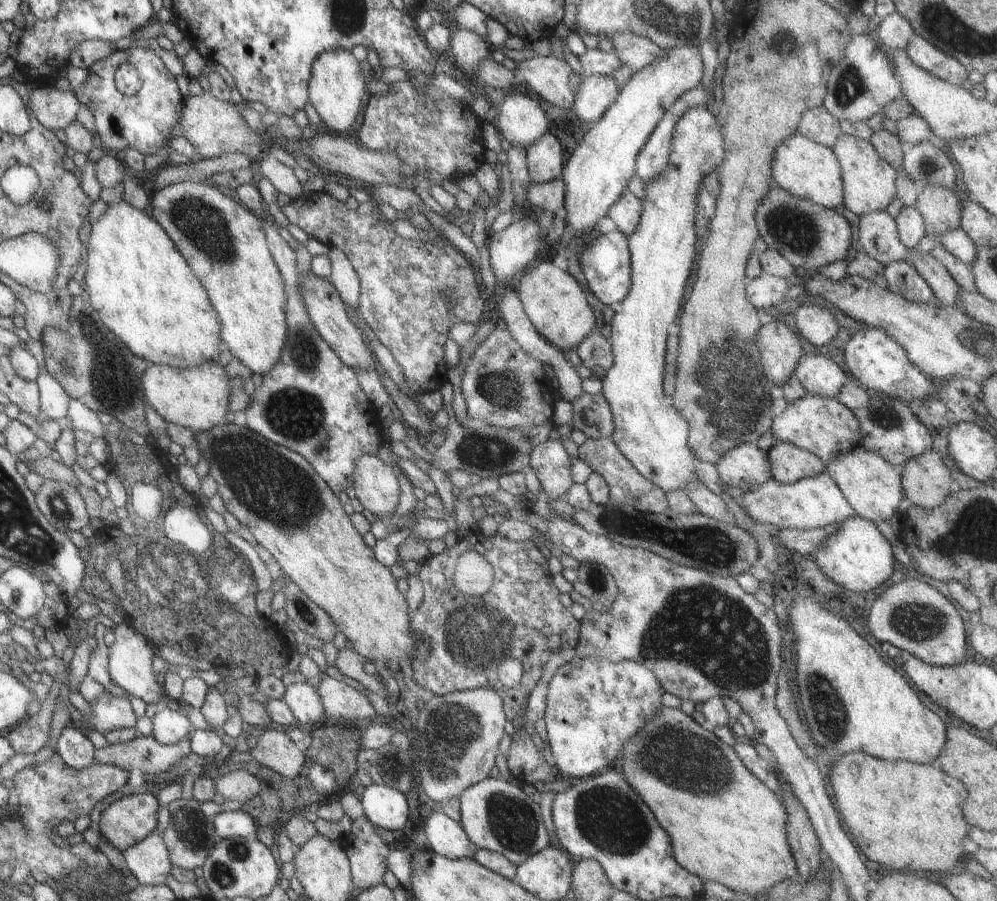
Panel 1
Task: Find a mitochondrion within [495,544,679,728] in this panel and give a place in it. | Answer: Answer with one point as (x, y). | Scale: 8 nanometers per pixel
(599, 582)

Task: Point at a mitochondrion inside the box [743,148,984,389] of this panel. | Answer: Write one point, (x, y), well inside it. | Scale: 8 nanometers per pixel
(793, 228)

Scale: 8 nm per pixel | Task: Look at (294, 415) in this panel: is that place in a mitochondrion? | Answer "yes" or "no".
yes

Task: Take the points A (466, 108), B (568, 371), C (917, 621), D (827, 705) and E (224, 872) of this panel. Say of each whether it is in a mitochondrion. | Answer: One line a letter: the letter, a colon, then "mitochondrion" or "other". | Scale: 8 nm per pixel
A: other
B: other
C: mitochondrion
D: mitochondrion
E: mitochondrion

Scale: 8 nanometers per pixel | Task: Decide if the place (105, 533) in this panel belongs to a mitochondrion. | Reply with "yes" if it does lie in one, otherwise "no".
no

